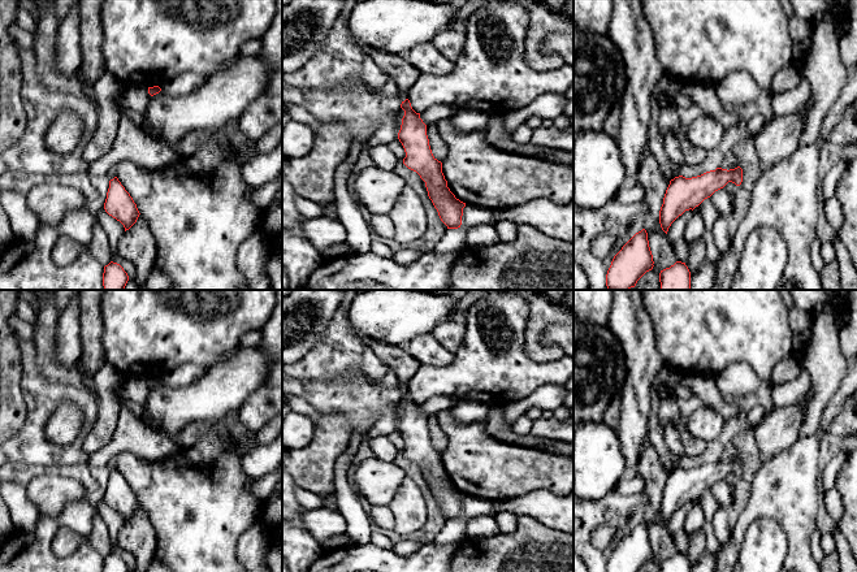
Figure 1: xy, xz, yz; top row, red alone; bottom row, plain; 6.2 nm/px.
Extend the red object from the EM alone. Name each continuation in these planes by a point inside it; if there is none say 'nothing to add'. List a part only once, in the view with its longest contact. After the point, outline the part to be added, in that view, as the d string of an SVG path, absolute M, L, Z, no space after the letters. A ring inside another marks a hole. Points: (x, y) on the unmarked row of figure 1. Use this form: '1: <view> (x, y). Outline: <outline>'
nothing to add

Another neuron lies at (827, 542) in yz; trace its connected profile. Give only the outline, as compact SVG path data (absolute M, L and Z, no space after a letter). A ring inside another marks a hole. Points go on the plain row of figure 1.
M822 533L821 546L824 554L831 554L836 550L836 543L835 543L832 533Z

